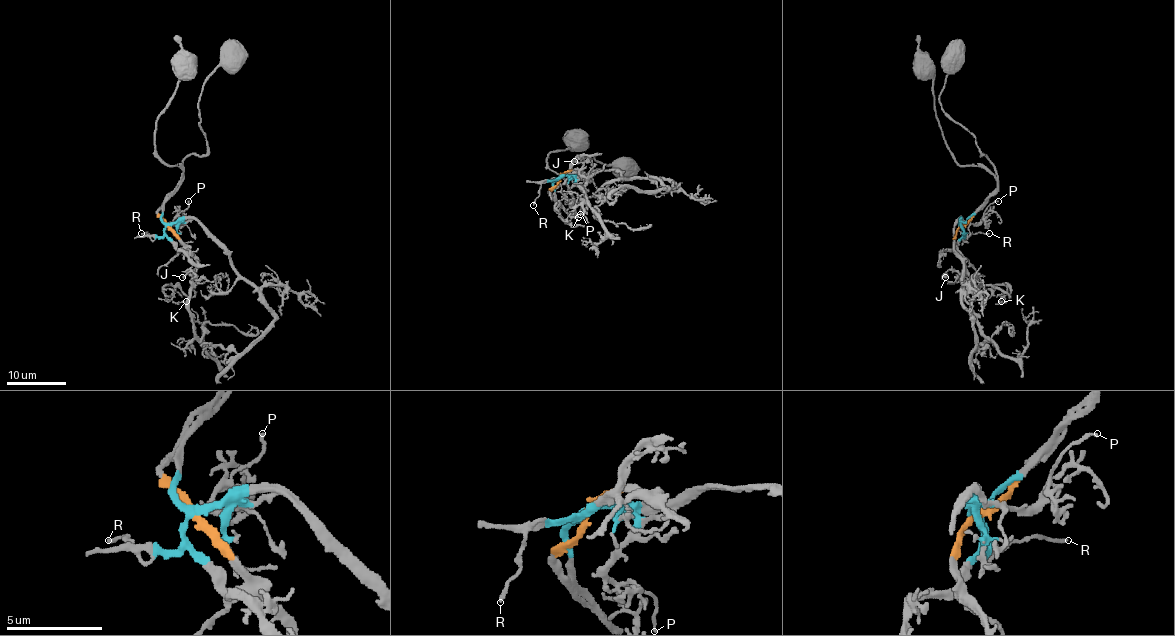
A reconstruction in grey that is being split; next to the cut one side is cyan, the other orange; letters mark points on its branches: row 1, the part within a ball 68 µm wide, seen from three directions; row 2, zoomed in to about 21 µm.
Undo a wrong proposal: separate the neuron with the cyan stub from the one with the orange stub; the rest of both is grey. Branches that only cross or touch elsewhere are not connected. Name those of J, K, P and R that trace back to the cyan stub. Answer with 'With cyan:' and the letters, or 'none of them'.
With cyan: P, R

